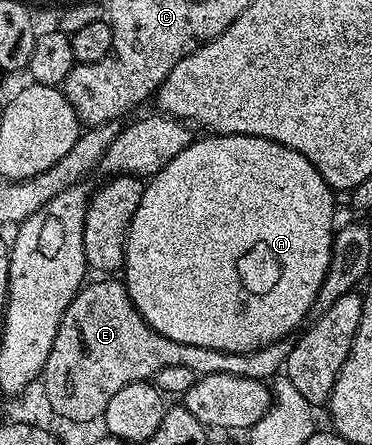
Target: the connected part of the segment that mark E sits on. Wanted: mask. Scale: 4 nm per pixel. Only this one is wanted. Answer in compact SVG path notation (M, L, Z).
M123 280L96 281L93 285L87 285L67 302L64 311L68 314L68 325L76 329L72 337L84 337L84 353L88 353L88 361L100 361L100 365L96 365L96 373L100 373L100 369L108 369L116 357L124 361L124 377L133 377L135 382L154 378L164 367L188 367L196 375L221 373L263 383L275 378L283 370L286 356L283 344L265 345L251 353L231 353L214 351L214 347L183 345L174 339L166 339L143 321L140 312L128 298Z

